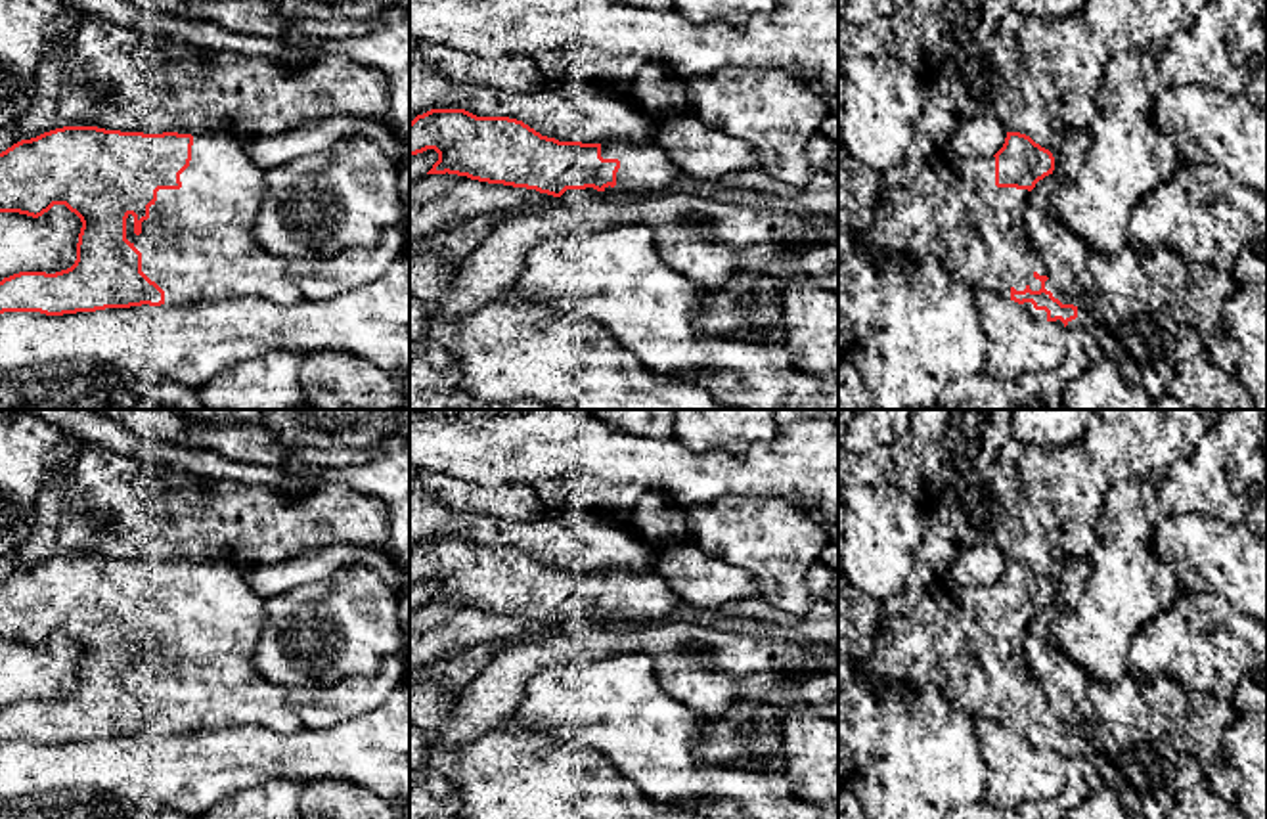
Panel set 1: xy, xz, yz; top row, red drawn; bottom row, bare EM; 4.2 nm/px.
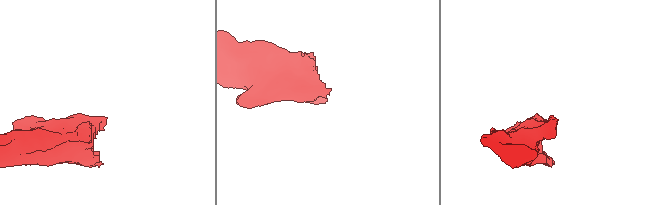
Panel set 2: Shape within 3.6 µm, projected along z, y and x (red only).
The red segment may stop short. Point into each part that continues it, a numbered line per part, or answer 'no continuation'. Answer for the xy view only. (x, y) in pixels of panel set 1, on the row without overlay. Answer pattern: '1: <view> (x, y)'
1: xy (198, 674)

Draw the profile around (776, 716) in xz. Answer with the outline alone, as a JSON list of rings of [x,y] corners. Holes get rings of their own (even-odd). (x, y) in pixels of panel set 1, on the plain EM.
[[[756,700],[737,702],[723,716],[706,719],[695,754],[702,764],[745,764],[750,769],[760,769],[762,758],[754,752],[754,744],[783,746],[783,723],[790,712]]]

